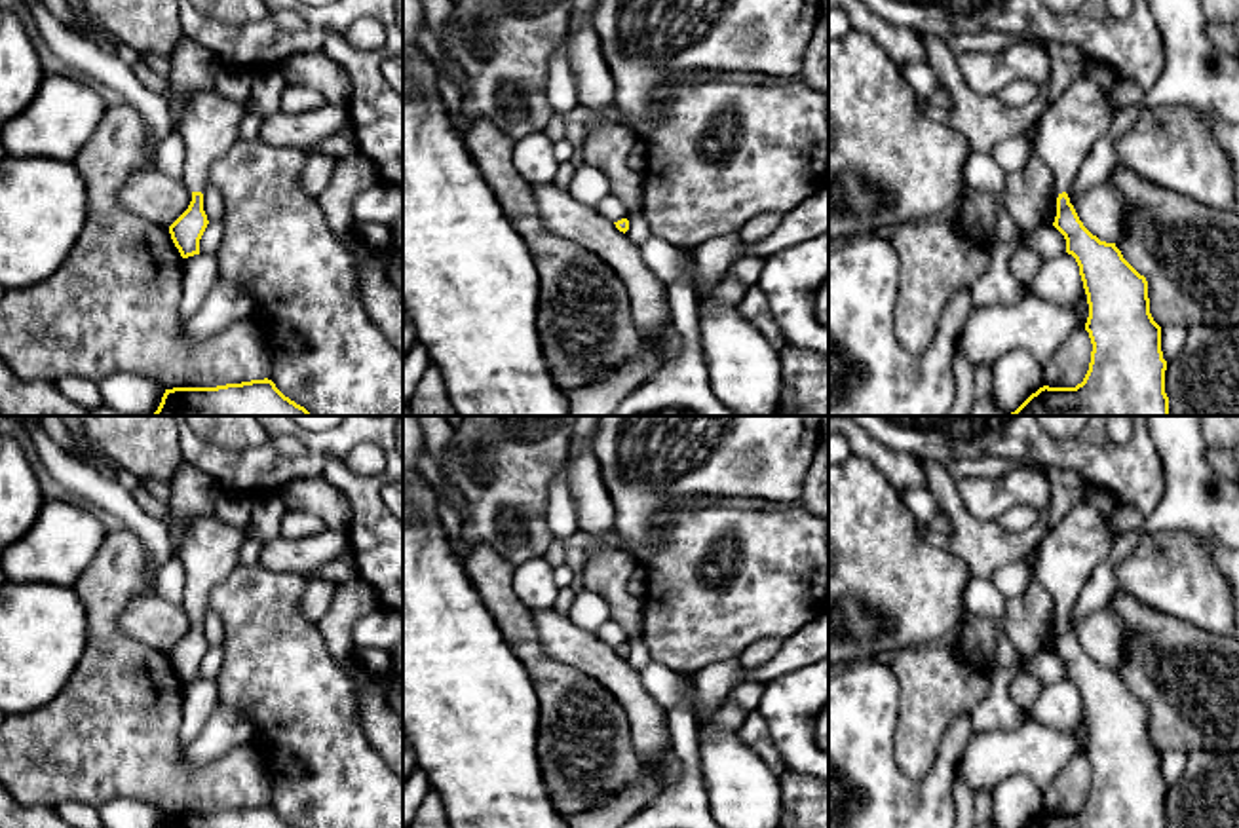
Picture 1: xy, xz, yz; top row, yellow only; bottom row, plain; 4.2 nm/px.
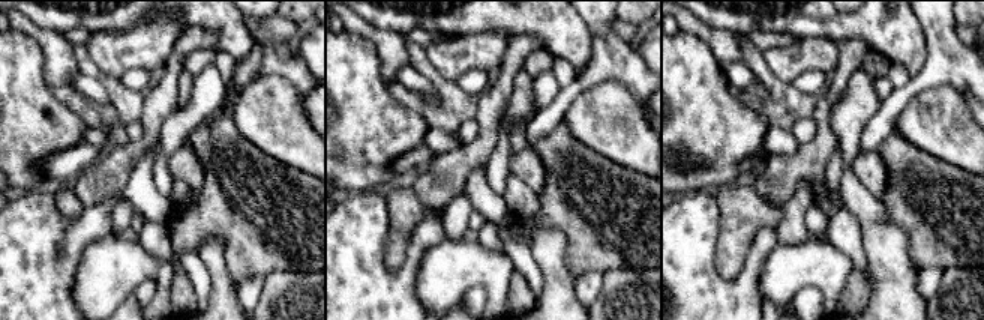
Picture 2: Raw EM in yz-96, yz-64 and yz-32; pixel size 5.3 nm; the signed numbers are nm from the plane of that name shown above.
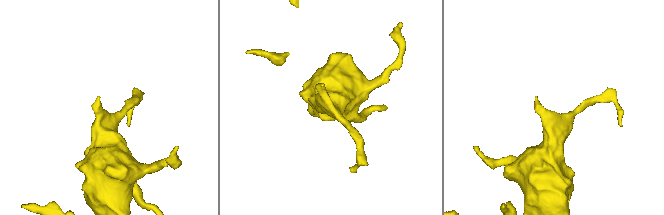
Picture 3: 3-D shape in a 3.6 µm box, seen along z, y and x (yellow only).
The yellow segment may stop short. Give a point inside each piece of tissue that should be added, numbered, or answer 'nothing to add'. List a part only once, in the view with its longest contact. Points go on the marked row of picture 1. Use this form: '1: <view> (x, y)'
1: yz (1068, 128)

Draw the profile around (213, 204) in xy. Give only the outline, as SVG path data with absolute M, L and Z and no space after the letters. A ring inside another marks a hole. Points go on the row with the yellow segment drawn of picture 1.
M207 182L207 186L201 194L203 194L203 211L207 215L207 220L211 222L211 220L222 218L224 199L222 199L220 192L211 182Z

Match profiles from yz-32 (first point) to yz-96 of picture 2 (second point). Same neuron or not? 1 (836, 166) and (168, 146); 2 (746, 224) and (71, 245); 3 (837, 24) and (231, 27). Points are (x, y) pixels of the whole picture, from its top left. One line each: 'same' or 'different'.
1: same
2: different
3: same

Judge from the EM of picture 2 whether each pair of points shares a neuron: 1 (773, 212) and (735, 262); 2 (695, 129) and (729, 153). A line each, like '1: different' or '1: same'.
1: same
2: same

